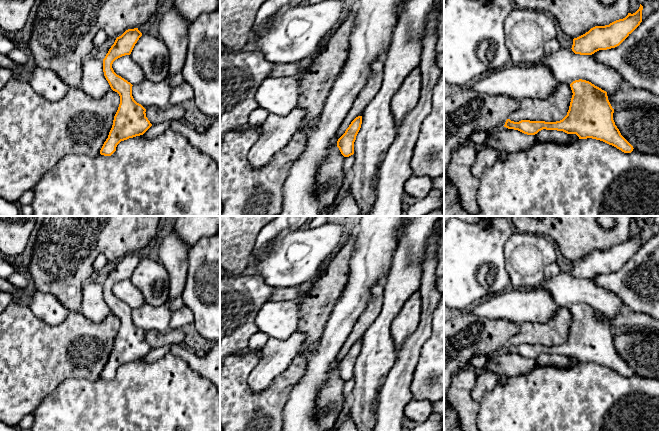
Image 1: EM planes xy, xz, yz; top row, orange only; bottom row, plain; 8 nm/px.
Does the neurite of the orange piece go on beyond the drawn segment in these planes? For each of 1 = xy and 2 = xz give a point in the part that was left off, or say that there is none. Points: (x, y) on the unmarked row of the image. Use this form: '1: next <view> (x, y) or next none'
1: next none
2: next none

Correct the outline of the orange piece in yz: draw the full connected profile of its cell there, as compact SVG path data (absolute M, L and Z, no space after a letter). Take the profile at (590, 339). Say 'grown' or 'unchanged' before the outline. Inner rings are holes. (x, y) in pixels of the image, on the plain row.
unchanged | M582 303L573 305L570 311L573 319L567 339L562 344L514 346L507 343L504 351L527 359L535 359L543 353L563 355L576 358L579 363L600 364L624 377L631 377L633 370L621 359L613 344L614 333L607 316Z

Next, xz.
unchanged | M362 340L356 341L346 353L345 357L338 363L337 371L344 381L349 381L354 378L354 366L361 352L361 348Z

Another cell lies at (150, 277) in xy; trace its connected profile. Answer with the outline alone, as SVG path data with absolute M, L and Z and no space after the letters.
M149 257L142 258L130 280L142 293L145 303L151 306L165 305L169 299L170 280L159 261Z

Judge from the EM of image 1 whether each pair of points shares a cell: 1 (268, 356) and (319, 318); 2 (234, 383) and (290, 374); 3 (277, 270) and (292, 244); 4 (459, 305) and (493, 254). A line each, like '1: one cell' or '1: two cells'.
1: two cells
2: one cell
3: one cell
4: one cell

